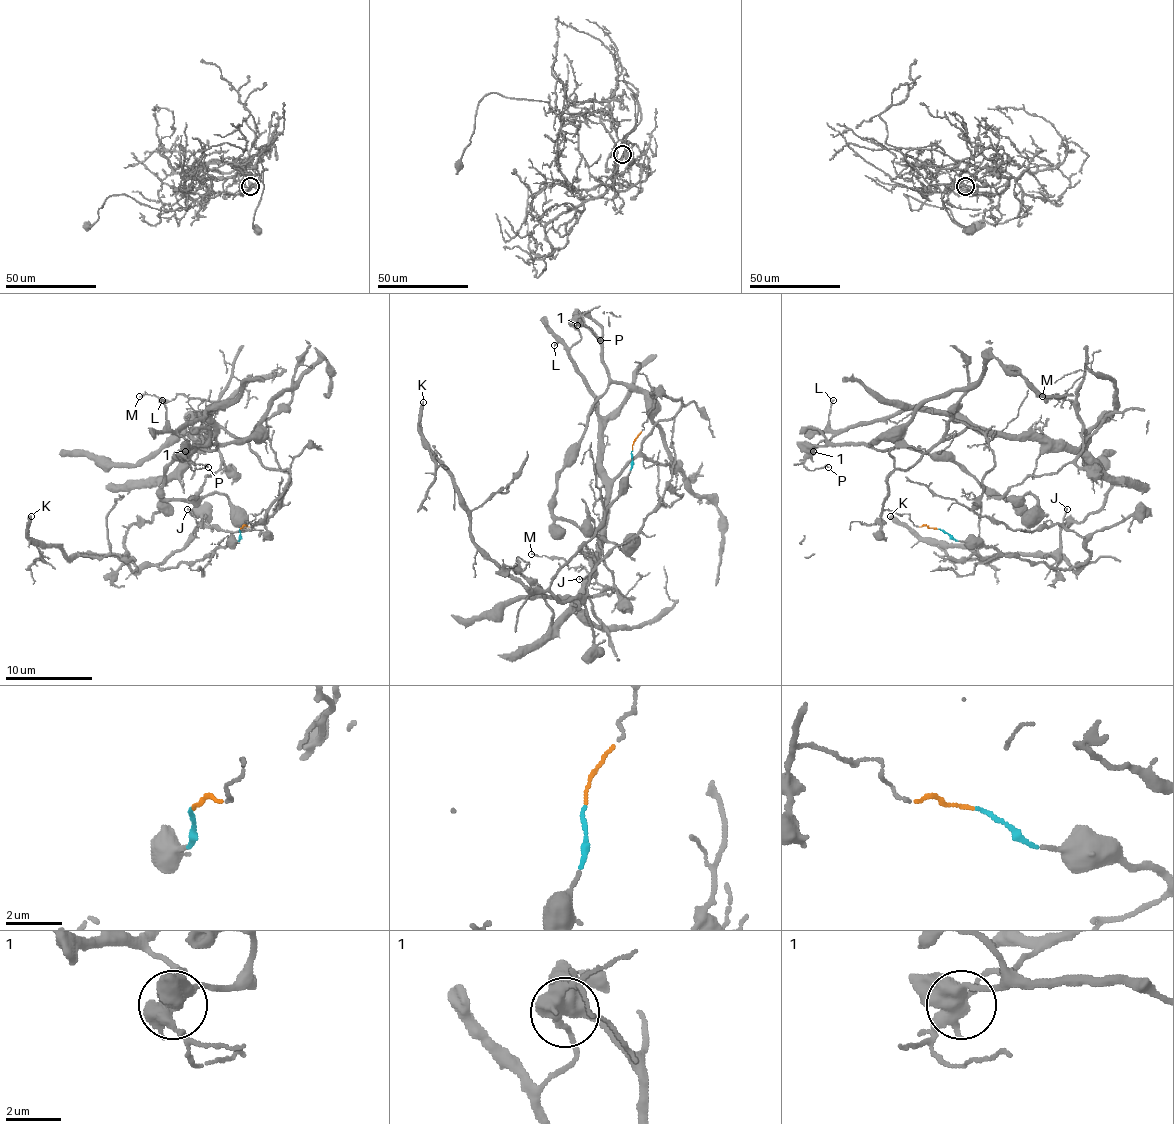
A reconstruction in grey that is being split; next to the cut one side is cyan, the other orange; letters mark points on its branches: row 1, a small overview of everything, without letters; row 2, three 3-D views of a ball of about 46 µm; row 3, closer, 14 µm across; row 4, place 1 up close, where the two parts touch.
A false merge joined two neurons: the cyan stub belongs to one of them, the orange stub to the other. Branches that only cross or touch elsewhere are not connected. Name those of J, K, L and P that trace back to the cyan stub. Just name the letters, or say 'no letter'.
J, K

